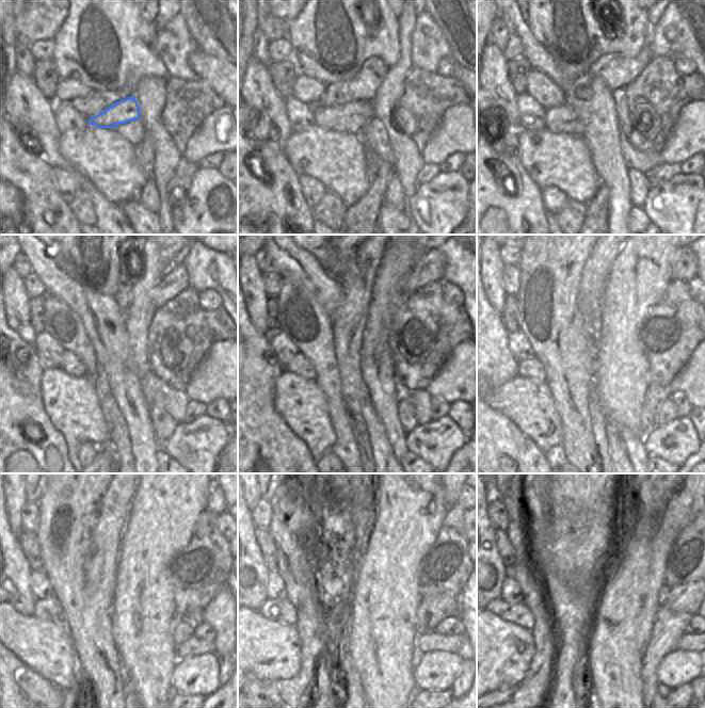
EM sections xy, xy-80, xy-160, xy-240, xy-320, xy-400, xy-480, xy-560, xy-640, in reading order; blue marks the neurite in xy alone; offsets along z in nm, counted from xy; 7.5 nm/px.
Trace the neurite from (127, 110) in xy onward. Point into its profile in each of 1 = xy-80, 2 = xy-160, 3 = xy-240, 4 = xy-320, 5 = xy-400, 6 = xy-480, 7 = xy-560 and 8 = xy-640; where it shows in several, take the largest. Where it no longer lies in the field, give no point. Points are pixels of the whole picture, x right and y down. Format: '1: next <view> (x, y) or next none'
1: next xy-80 (351, 117)
2: next xy-160 (562, 119)
3: next xy-240 (70, 364)
4: next xy-320 (300, 365)
5: next xy-400 (532, 368)
6: next xy-480 (51, 610)
7: next xy-560 (283, 611)
8: next xy-640 (518, 613)

